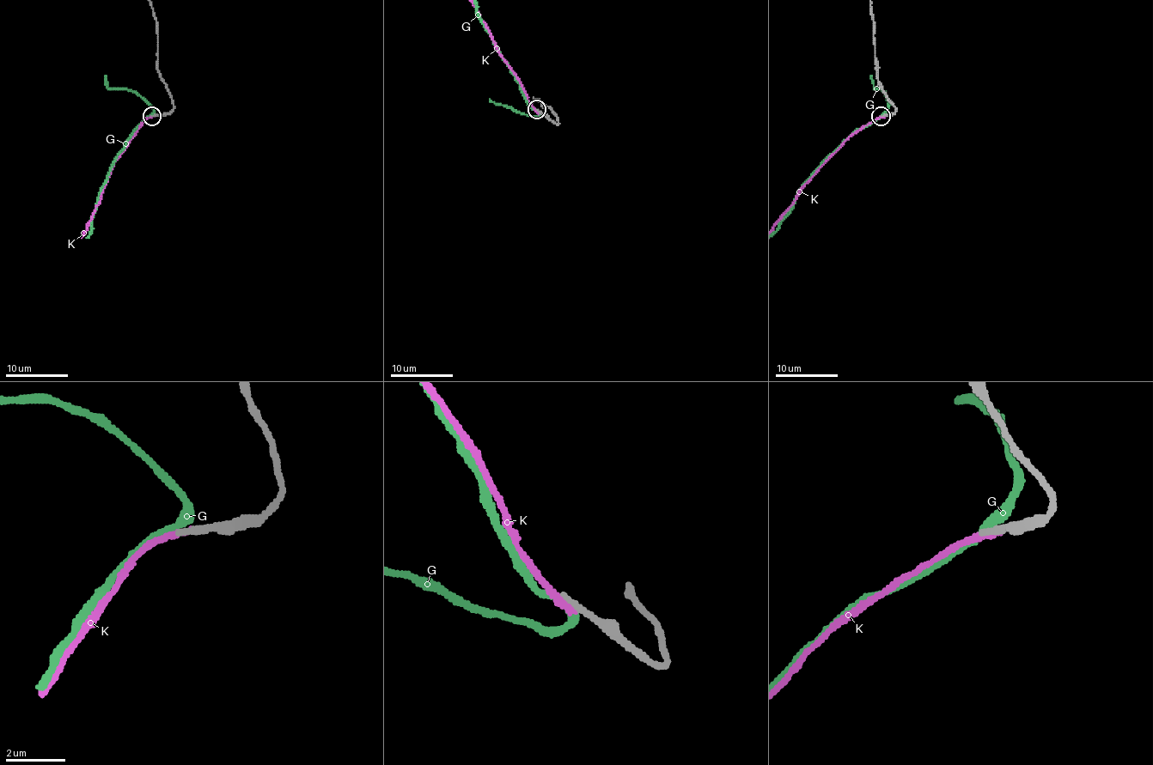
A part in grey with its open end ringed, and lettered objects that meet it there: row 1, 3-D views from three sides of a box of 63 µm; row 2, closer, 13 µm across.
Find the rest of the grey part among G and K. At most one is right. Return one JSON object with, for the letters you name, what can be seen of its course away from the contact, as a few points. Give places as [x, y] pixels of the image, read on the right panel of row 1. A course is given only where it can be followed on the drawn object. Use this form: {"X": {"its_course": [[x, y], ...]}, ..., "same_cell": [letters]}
{"same_cell": []}

